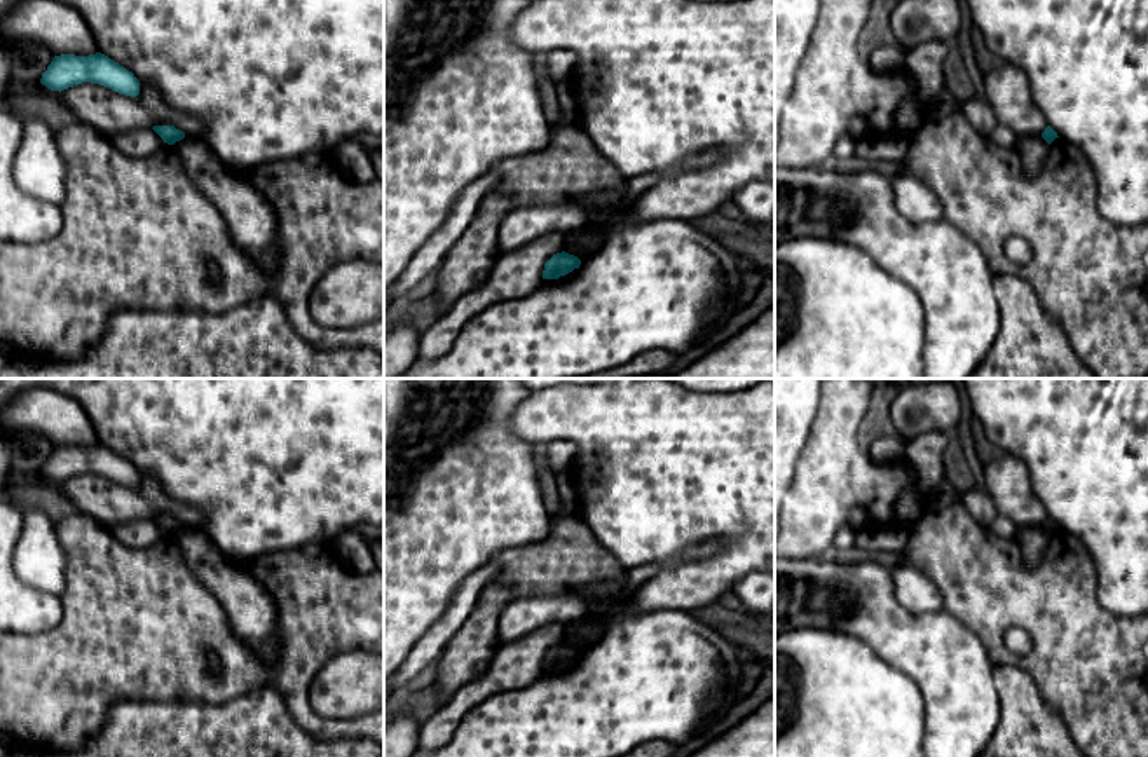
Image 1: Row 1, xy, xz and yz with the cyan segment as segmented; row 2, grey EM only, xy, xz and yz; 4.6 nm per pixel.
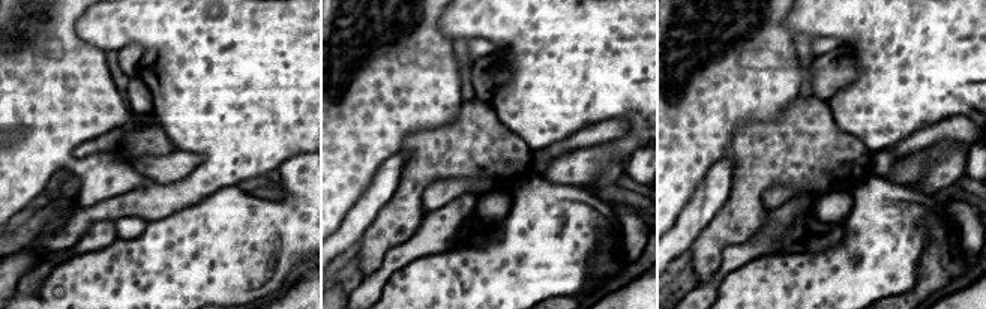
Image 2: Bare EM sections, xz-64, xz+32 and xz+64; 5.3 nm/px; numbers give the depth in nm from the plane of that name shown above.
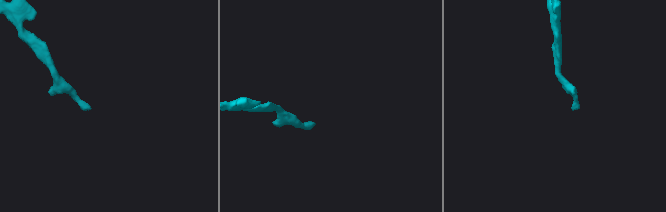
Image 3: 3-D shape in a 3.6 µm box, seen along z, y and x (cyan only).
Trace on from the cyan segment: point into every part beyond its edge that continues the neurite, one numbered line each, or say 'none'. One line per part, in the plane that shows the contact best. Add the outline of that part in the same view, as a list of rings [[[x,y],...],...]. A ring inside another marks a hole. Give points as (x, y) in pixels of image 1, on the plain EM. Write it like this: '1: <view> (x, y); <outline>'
none

